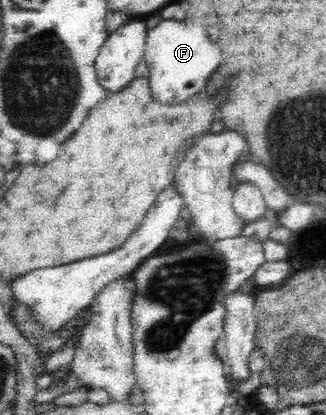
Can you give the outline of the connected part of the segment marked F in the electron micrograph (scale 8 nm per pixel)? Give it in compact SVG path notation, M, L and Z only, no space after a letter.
M166 19L160 21L156 27L152 27L148 31L146 45L144 45L143 61L148 65L150 84L150 92L154 96L156 102L160 104L182 103L192 95L198 94L203 87L206 87L210 75L216 71L216 67L220 65L220 53L214 41L210 41L210 37L206 35L207 31L203 25L196 25L185 21L175 21Z

